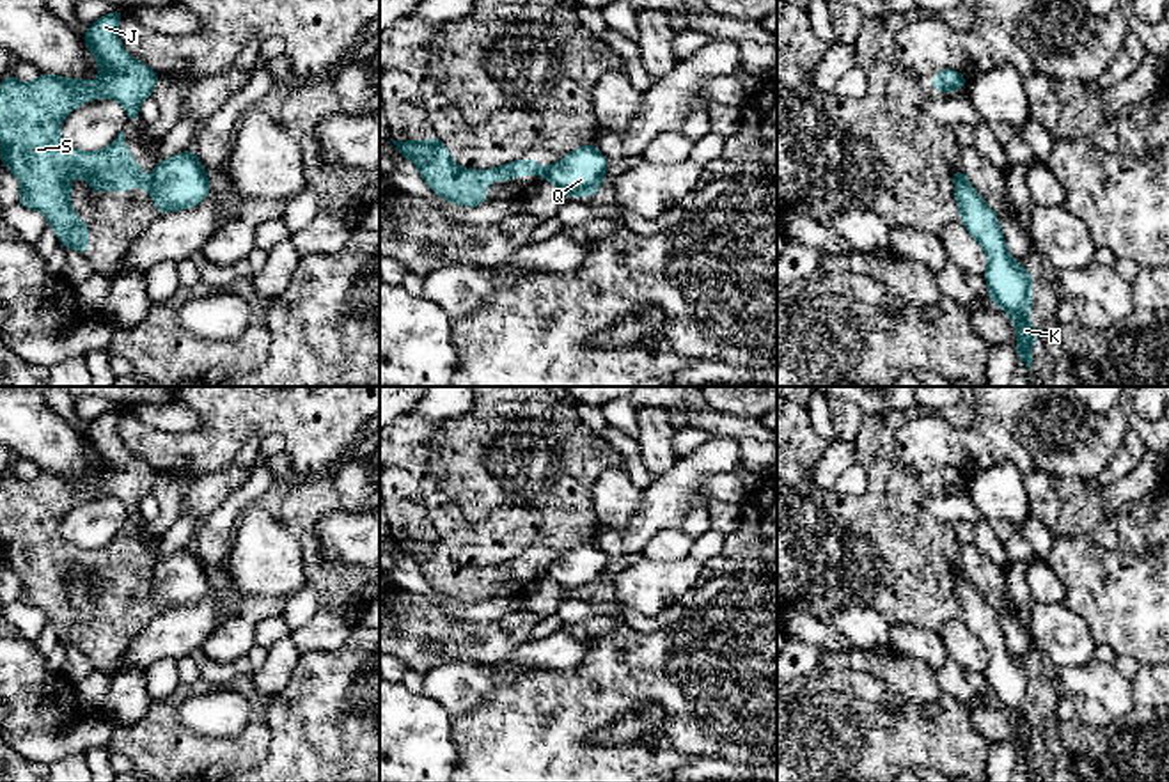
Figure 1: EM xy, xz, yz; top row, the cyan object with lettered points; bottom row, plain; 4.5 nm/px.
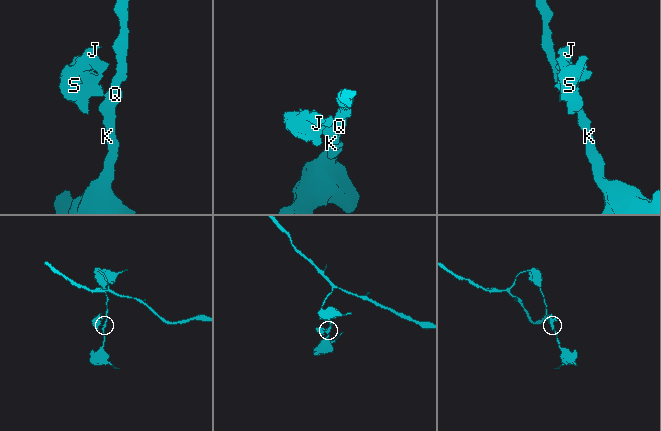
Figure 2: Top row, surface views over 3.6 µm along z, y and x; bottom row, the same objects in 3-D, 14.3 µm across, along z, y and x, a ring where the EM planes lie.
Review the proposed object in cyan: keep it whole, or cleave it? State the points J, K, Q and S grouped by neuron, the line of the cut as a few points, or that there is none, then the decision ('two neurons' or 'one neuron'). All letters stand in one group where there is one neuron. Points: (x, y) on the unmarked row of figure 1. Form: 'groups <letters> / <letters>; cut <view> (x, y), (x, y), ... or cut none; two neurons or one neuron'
groups J S / K Q; cut xy (153, 570), (149, 587); two neurons

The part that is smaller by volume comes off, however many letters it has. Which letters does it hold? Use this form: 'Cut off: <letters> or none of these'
Cut off: J, S

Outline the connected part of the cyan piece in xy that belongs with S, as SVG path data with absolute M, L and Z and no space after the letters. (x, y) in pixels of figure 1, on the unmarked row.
M122 406L90 420L82 433L99 461L94 481L41 470L30 481L5 473L0 481L0 559L20 576L18 601L41 608L64 645L89 651L89 622L71 606L71 573L80 571L96 589L145 585L142 562L124 544L124 528L112 543L83 550L64 539L62 518L82 500L96 495L117 497L128 509L128 521L140 518L138 504L153 493L160 475L131 456L117 436Z

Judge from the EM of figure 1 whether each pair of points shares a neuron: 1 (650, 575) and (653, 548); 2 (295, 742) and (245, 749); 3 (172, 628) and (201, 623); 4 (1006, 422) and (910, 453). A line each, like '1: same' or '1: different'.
1: different
2: different
3: same
4: same

